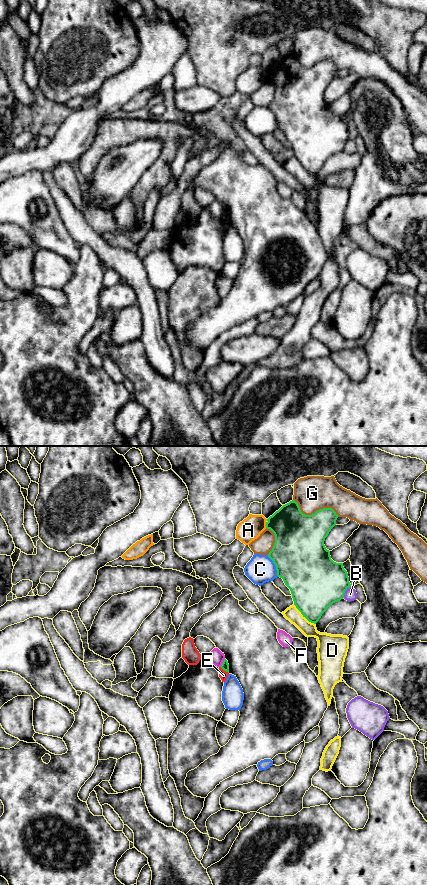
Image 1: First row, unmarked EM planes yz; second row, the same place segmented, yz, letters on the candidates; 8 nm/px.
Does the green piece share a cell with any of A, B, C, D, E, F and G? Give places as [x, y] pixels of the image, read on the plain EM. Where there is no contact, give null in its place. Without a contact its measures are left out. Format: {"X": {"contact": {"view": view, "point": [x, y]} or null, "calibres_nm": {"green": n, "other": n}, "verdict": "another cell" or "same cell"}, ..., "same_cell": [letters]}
{"A": {"contact": {"view": "yz", "point": [266, 77]}, "calibres_nm": {"green": 340, "other": 180}, "verdict": "another cell"}, "B": {"contact": {"view": "yz", "point": [345, 142]}, "calibres_nm": {"green": 440, "other": 100}, "verdict": "another cell"}, "C": {"contact": {"view": "yz", "point": [275, 117]}, "calibres_nm": {"green": 440, "other": 220}, "verdict": "another cell"}, "D": {"contact": {"view": "yz", "point": [304, 168]}, "calibres_nm": {"green": 380, "other": 120}, "verdict": "another cell"}, "E": {"contact": {"view": "yz", "point": [224, 222]}, "calibres_nm": {"green": 60, "other": 70}, "verdict": "another cell"}, "F": {"contact": {"view": "yz", "point": [223, 214]}, "calibres_nm": {"green": 60, "other": 120}, "verdict": "another cell"}, "G": {"contact": {"view": "yz", "point": [314, 65]}, "calibres_nm": {"green": 400, "other": 280}, "verdict": "another cell"}, "same_cell": []}

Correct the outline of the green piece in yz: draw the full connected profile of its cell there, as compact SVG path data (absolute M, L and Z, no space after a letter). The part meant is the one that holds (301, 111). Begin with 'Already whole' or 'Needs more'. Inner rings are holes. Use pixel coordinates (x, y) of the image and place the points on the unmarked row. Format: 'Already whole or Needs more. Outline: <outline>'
Already whole. Outline: M292 52L266 74L266 80L275 87L268 109L290 141L296 160L314 176L351 138L343 115L334 114L324 97L337 70L332 60L305 67Z

